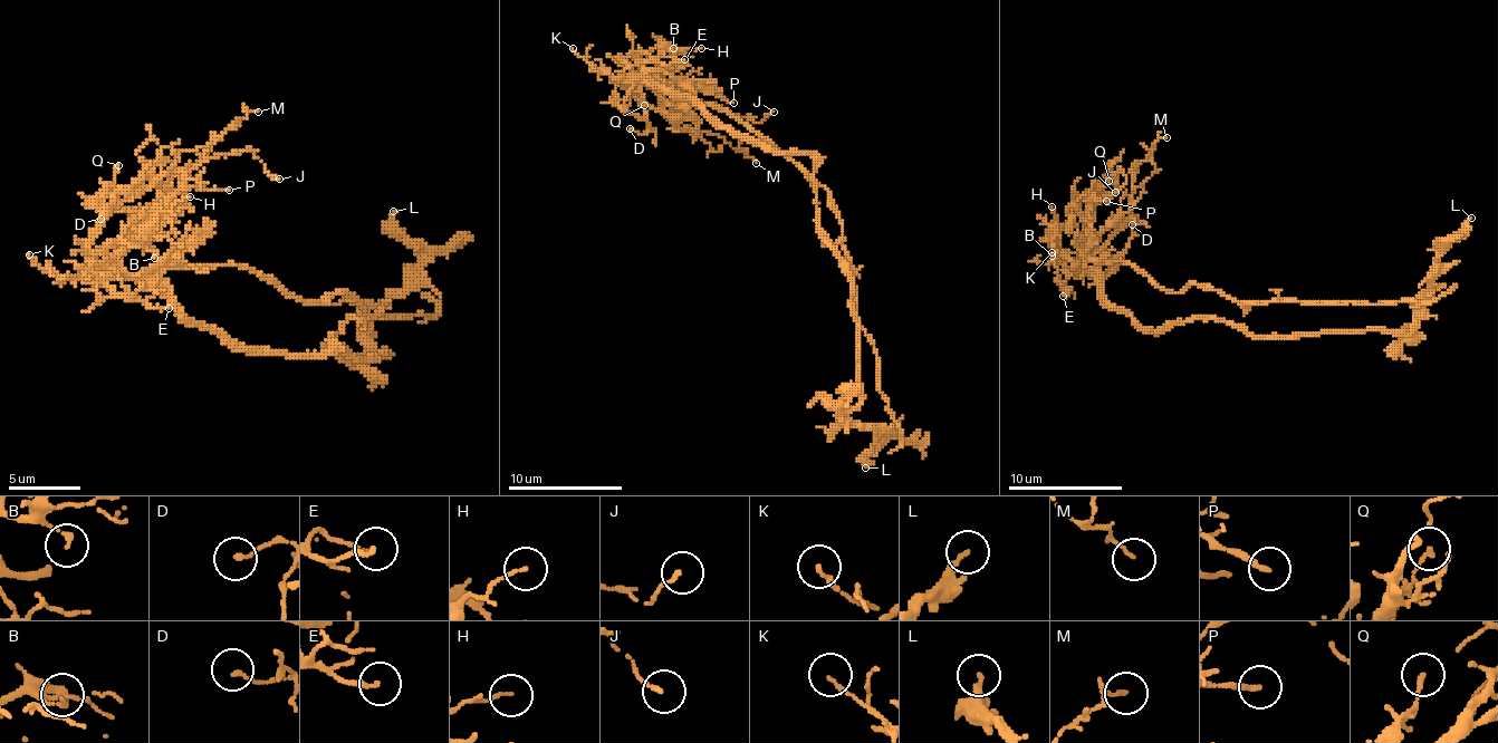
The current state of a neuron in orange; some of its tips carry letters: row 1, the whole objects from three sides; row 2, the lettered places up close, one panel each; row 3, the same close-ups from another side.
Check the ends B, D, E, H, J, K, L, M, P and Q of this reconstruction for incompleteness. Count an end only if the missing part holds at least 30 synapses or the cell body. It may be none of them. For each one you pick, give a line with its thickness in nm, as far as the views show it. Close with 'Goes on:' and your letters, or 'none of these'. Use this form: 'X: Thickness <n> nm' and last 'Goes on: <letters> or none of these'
Goes on: none of these

